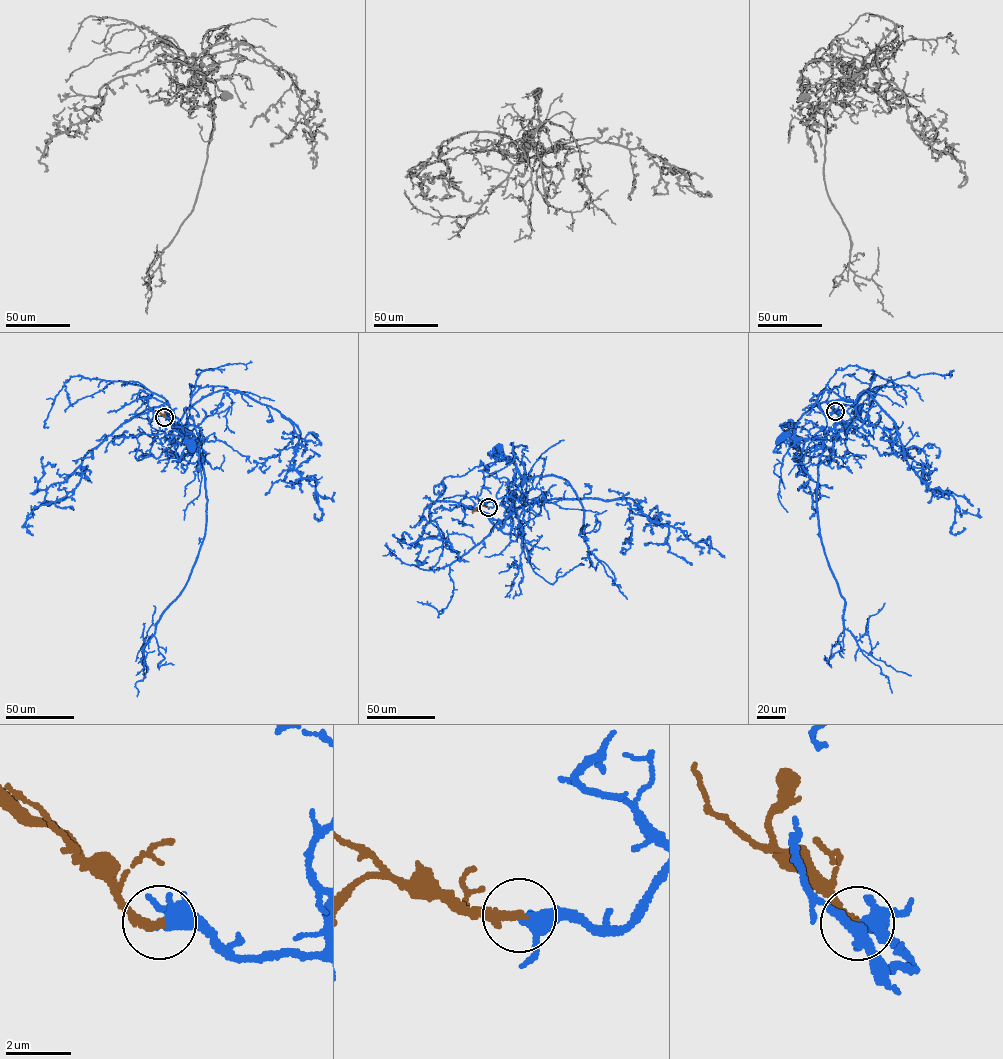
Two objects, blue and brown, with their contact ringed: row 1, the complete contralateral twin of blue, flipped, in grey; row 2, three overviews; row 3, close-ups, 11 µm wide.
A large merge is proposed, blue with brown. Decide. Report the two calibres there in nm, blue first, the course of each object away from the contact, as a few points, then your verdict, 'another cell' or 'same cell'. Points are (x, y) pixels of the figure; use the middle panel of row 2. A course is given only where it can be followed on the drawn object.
260 nm thick on the blue side, 280 nm on the other; blue runs (488, 507), (513, 506), (515, 490), (521, 481), (518, 468), (510, 460), (499, 459), (498, 450); brown runs (488, 507), (482, 505), (472, 513); same cell

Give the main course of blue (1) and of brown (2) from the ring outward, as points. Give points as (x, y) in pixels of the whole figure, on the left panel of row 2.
1: (164, 417), (173, 419), (179, 430), (191, 434), (201, 444), (191, 443)
2: (164, 417), (156, 410), (148, 410)

